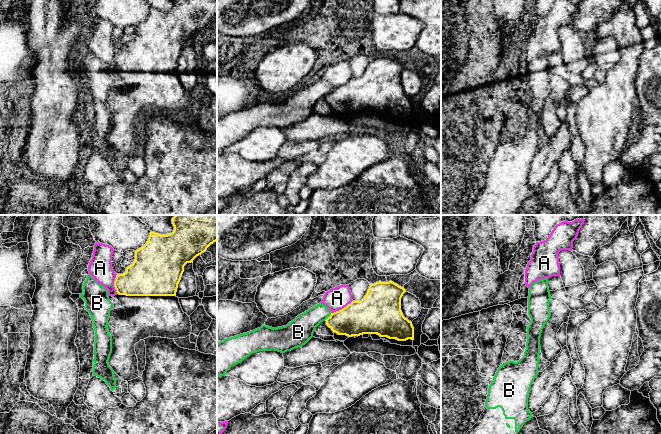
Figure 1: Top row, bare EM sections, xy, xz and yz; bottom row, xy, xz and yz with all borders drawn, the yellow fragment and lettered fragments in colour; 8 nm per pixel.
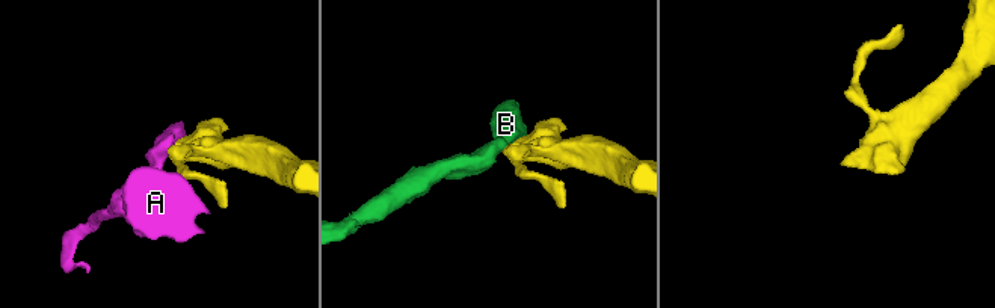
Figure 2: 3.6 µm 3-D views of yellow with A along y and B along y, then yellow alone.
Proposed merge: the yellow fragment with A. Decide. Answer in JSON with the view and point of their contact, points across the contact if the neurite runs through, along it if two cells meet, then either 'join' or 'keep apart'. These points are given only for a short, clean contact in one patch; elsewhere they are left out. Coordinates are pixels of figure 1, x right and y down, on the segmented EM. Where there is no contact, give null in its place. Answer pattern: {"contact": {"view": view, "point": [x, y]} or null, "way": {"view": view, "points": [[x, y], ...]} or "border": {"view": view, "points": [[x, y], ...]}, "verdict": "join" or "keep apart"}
{"contact": {"view": "xz", "point": [341, 309]}, "border": {"view": "xz", "points": [[352, 300], [342, 308], [331, 313]]}, "verdict": "keep apart"}

